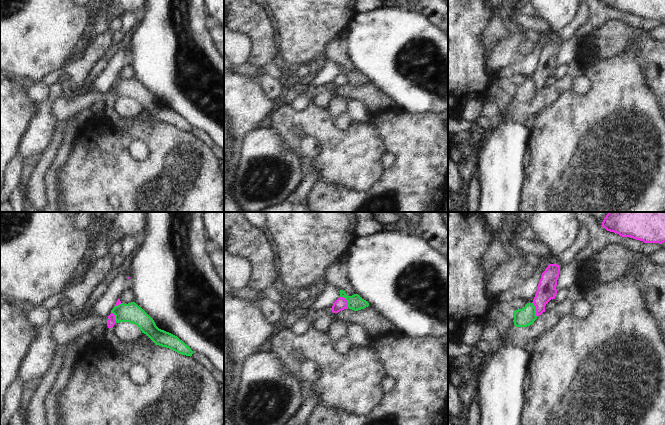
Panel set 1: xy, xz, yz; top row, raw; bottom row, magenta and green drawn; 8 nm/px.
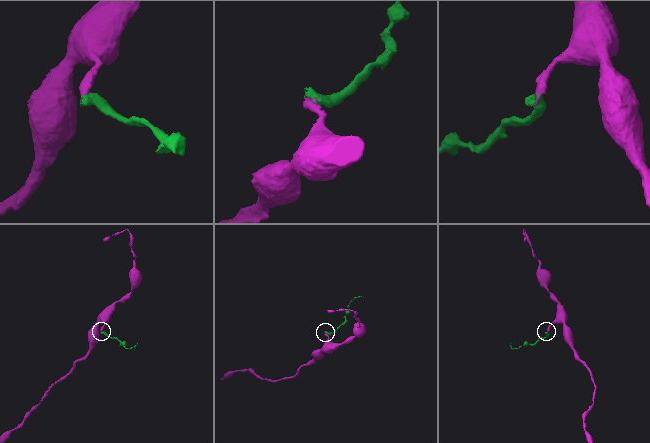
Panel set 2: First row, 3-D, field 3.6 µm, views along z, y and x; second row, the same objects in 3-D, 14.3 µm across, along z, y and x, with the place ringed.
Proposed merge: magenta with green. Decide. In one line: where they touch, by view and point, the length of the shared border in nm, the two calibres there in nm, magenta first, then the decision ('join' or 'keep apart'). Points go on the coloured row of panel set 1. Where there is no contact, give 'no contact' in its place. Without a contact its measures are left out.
contact xz (347, 301); length 120 nm; calibres 100 and 120 nm; keep apart

